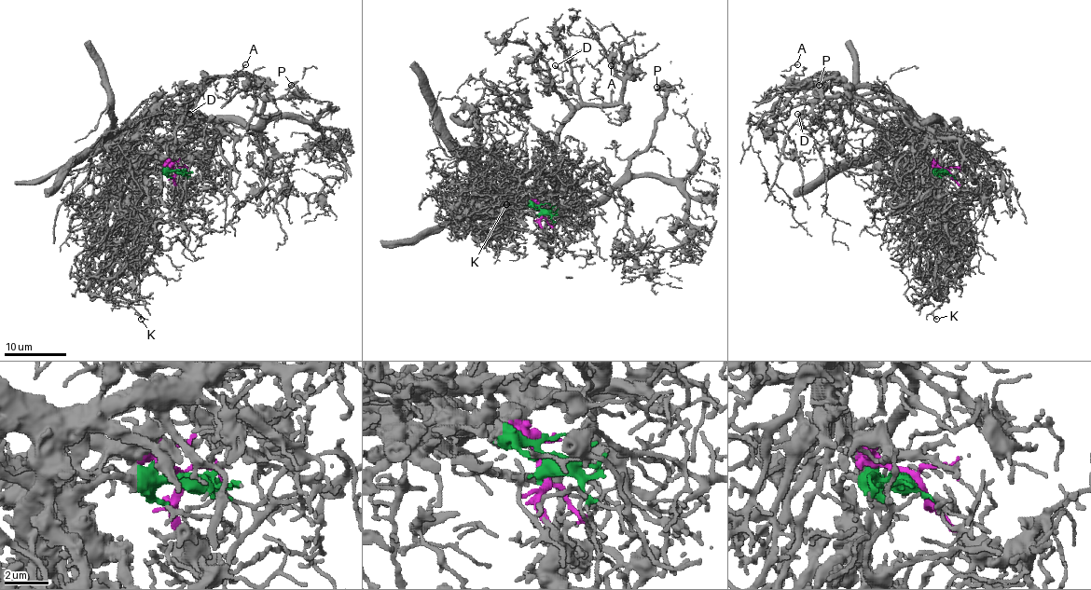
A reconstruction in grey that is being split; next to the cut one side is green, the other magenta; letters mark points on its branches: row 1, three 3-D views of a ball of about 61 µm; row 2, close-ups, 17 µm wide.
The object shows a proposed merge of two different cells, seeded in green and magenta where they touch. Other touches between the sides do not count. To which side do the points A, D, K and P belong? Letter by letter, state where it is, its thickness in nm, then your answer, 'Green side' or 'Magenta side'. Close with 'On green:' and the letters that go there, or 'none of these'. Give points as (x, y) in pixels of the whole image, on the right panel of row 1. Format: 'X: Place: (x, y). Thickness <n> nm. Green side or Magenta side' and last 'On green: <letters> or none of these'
A: Place: (797, 64). Thickness 140 nm. Magenta side
D: Place: (797, 114). Thickness 100 nm. Magenta side
K: Place: (936, 319). Thickness 150 nm. Green side
P: Place: (819, 85). Thickness 280 nm. Magenta side
On green: K

